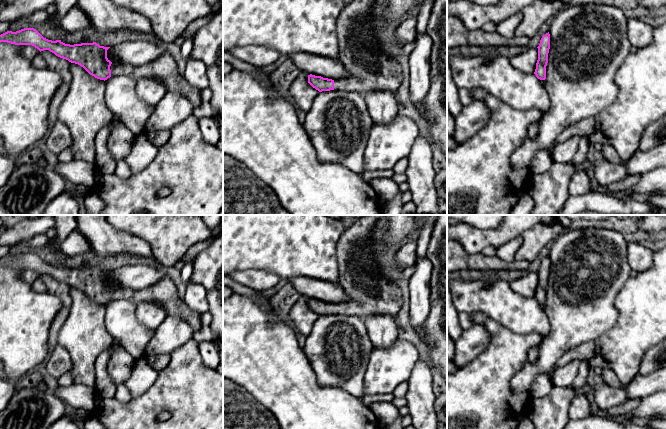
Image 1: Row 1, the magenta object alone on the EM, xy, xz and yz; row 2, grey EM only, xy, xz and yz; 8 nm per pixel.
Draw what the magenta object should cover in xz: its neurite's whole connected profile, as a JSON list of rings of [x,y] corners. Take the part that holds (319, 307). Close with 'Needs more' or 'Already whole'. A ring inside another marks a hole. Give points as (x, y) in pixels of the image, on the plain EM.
[[[380,215],[359,218],[341,235],[336,246],[339,283],[350,295],[350,300],[338,304],[308,299],[308,307],[318,314],[341,314],[364,318],[368,314],[389,314],[395,317],[402,306],[402,292],[398,284],[388,280],[376,260],[379,250],[374,250],[371,242],[371,231],[378,222]]]. Needs more

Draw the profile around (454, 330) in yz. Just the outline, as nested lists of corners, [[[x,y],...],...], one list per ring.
[[[447,284],[447,335],[454,342],[462,335],[463,330],[460,326],[458,311],[455,309],[452,296]]]

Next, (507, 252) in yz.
[[[522,235],[510,240],[506,244],[500,246],[496,255],[507,262],[513,262],[515,260],[516,252],[523,244]]]

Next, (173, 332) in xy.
[[[167,316],[154,331],[154,335],[147,344],[146,357],[148,359],[159,354],[171,354],[186,344],[193,337],[194,330],[184,320]]]

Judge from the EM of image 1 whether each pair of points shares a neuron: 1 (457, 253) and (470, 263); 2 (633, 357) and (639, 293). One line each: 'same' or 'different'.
1: same
2: same

